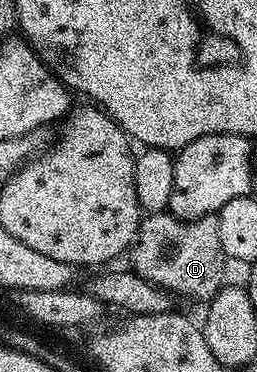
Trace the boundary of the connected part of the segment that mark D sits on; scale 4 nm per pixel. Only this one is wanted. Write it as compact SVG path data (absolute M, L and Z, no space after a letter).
M170 212L147 214L140 221L139 232L131 244L130 269L137 277L151 282L172 296L206 303L224 285L223 269L229 265L229 259L221 248L218 223L218 217L213 214L207 214L192 222L184 222Z

